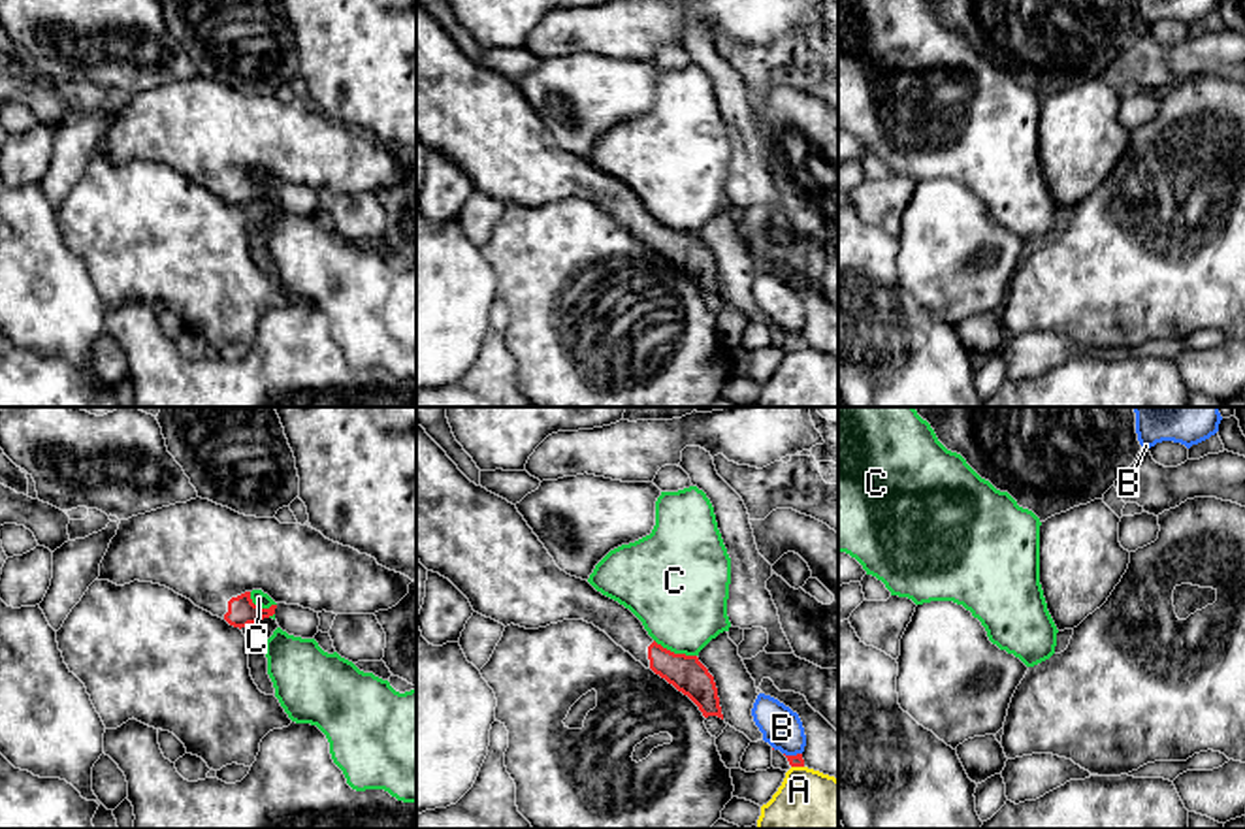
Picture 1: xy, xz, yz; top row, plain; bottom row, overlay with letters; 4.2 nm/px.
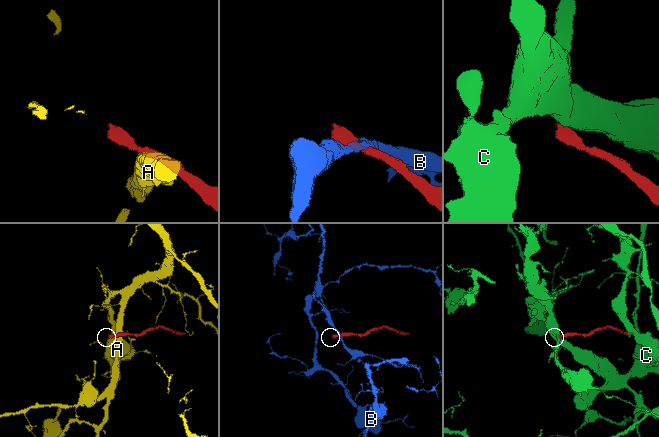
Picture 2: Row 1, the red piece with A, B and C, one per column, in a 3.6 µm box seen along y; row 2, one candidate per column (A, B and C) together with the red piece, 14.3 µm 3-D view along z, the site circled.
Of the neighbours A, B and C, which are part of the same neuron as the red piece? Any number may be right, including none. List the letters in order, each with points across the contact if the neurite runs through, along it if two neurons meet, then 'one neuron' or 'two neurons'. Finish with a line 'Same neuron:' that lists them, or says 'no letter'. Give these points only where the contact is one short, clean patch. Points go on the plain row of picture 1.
A: two neurons
B: border xz (784, 330), (801, 332); two neurons
C: border xz (654, 217), (675, 230), (695, 234); two neurons
Same neuron: no letter

